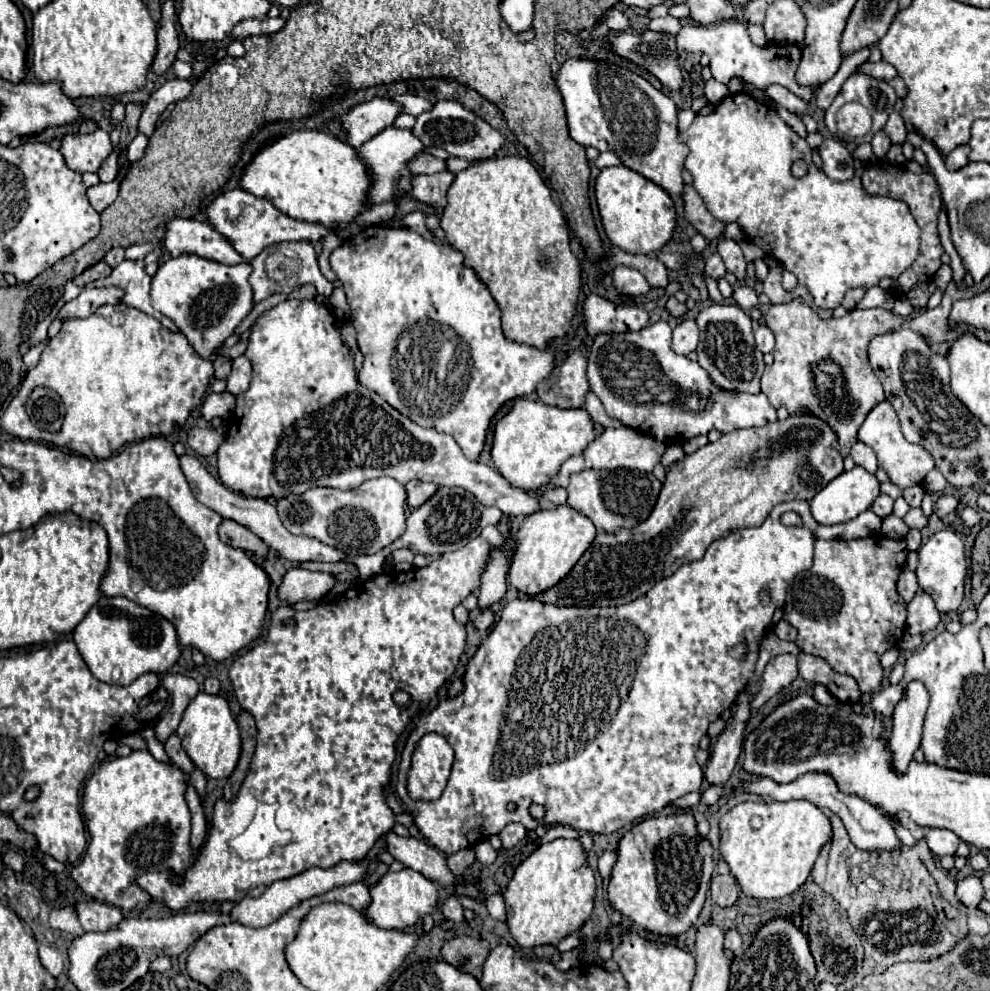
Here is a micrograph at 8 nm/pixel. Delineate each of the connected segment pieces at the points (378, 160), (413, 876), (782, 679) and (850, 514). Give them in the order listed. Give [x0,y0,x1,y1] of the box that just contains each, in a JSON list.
[[357,128,425,204],[365,868,439,930],[753,654,797,708],[811,466,881,524]]

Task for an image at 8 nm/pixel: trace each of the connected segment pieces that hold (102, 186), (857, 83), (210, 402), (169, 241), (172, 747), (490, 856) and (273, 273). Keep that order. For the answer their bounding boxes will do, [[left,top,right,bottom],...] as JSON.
[[87,164,129,212],[825,72,897,144],[201,392,235,420],[163,218,243,264],[165,734,195,774],[474,839,497,865],[249,242,333,304]]

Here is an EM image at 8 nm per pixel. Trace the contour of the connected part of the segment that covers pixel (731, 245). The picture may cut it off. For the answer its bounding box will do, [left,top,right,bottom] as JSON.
[717,238,747,280]

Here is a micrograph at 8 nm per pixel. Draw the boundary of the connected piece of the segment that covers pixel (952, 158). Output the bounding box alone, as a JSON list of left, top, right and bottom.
[945,144,969,170]

